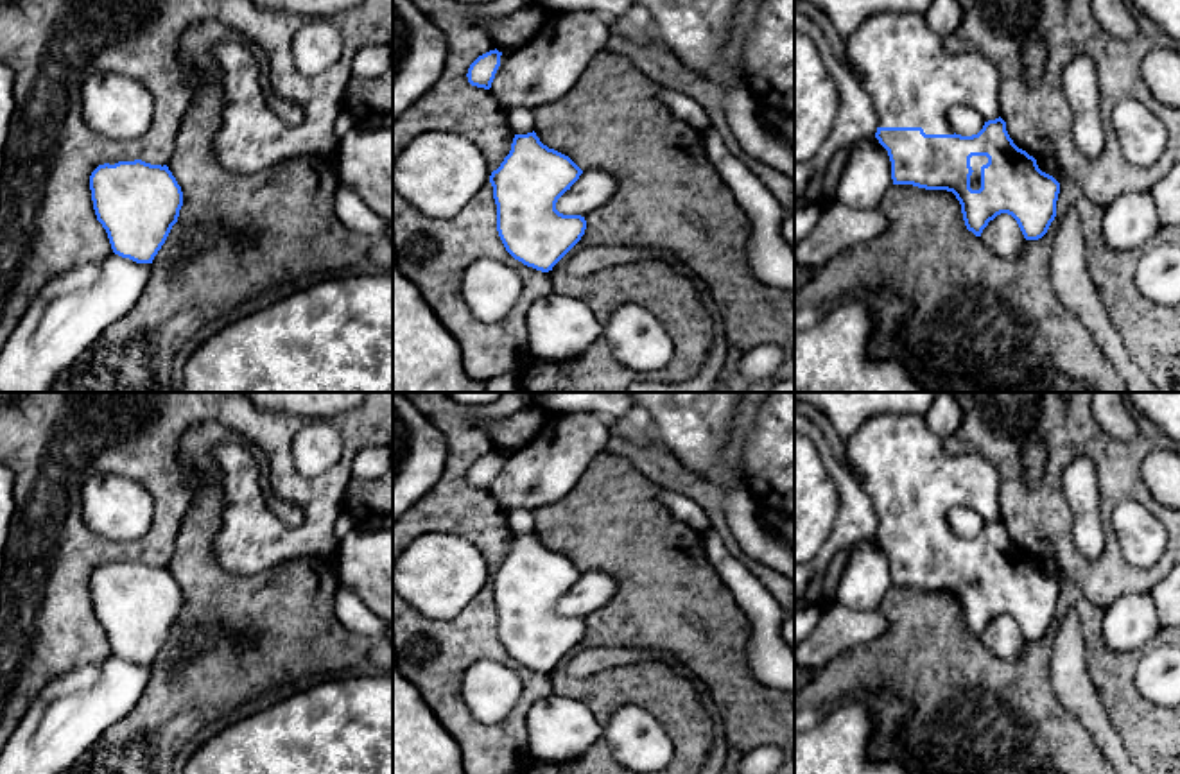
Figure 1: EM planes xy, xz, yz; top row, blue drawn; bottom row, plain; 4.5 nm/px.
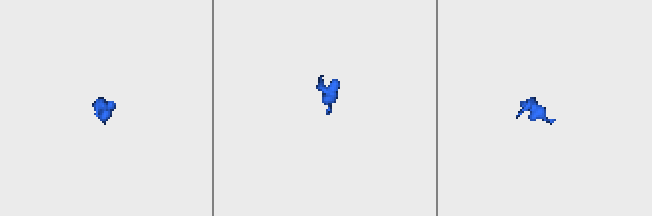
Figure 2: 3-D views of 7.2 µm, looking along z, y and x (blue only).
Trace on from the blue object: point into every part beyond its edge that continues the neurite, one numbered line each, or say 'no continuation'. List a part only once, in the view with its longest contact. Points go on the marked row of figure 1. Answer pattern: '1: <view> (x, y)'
1: yz (976, 162)

